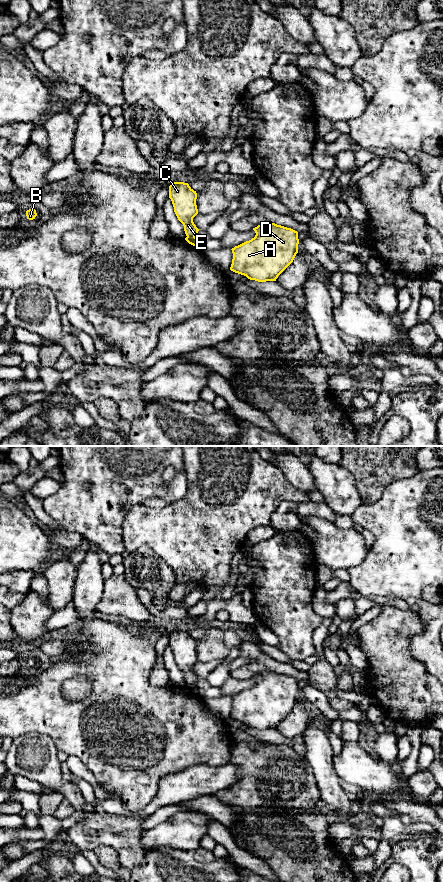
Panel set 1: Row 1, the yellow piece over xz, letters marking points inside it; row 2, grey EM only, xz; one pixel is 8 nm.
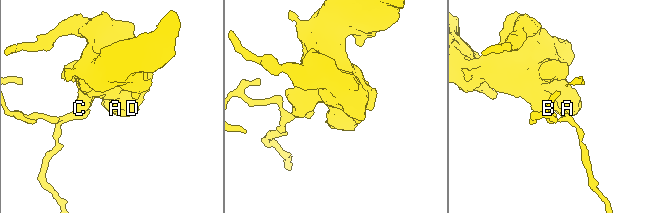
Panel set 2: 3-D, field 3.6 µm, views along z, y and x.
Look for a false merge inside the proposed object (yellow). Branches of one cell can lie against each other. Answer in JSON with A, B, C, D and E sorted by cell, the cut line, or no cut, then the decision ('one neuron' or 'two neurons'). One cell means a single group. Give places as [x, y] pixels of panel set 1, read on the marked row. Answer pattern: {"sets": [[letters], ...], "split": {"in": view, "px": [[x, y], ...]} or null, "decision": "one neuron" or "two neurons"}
{"sets": [["A", "C", "D", "E"], ["B"]], "split": {"in": "xz", "px": [[187, 235], [194, 236]]}, "decision": "two neurons"}

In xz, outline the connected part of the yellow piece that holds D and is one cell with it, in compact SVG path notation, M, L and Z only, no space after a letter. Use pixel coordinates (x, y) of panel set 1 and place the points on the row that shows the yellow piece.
M264 222L253 230L256 233L254 238L231 249L233 259L230 270L258 282L276 281L298 253L298 232L272 222Z

